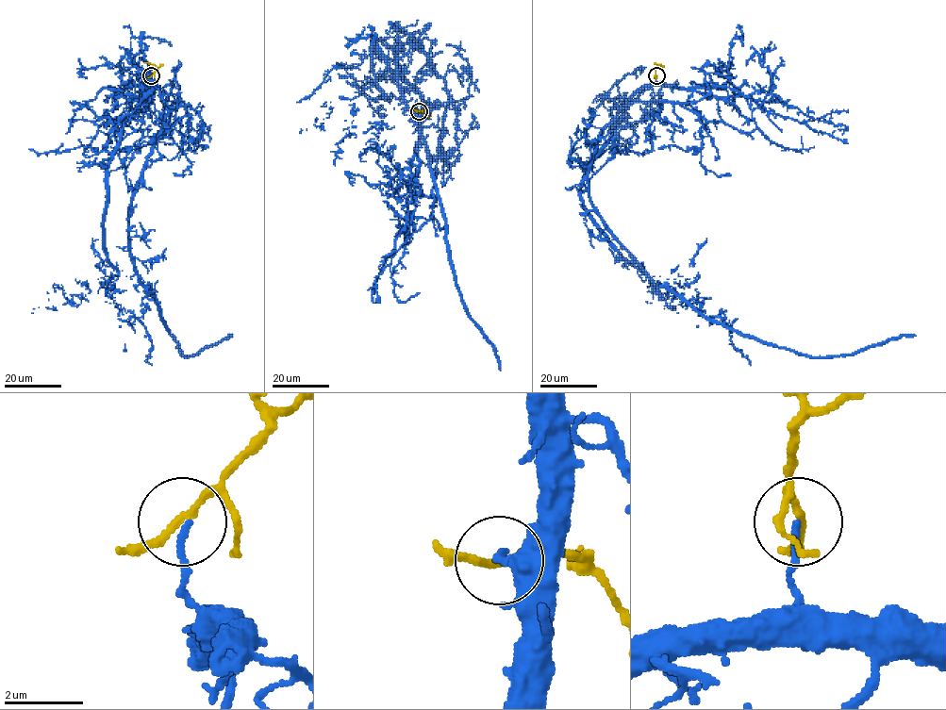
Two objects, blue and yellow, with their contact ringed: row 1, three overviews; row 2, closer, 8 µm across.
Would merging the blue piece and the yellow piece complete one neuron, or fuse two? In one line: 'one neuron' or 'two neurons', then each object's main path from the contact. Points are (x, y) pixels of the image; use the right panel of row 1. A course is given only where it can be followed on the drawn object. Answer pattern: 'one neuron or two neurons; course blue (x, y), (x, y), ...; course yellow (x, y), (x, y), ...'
one neuron; course blue (655, 75), (654, 99), (605, 128), (588, 173), (596, 213), (645, 272), (704, 315), (811, 356), (915, 336); course yellow (655, 75), (658, 65), (654, 63)

